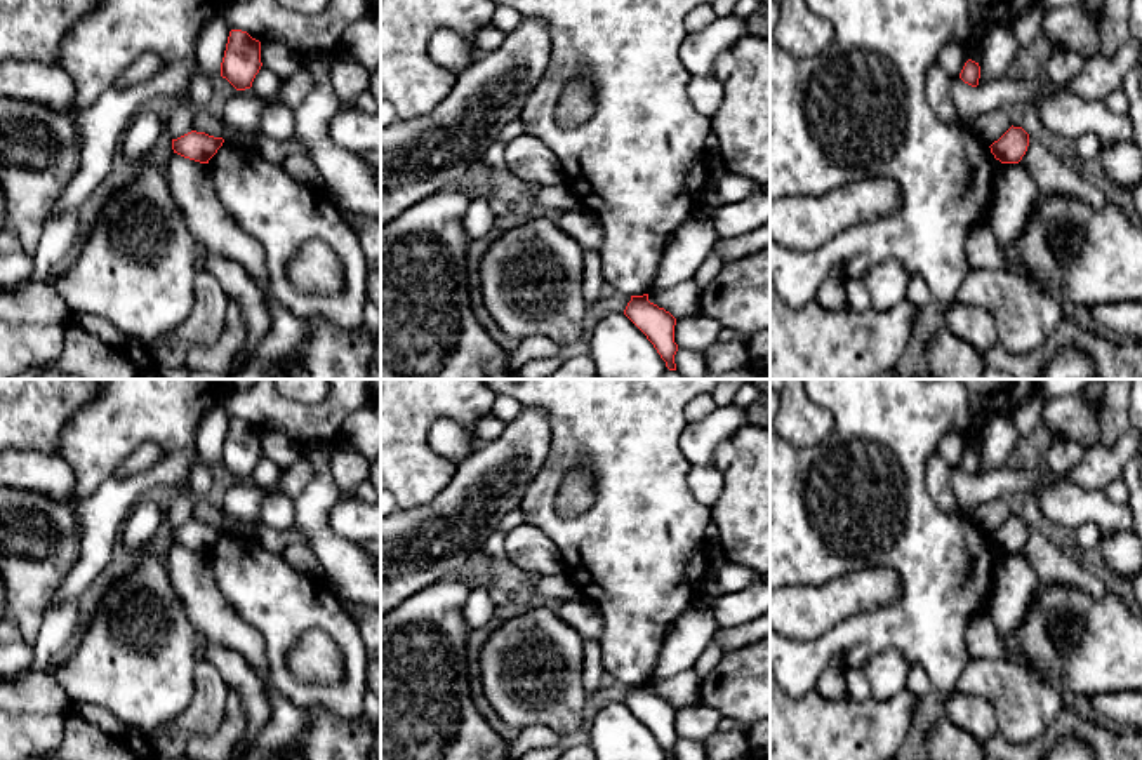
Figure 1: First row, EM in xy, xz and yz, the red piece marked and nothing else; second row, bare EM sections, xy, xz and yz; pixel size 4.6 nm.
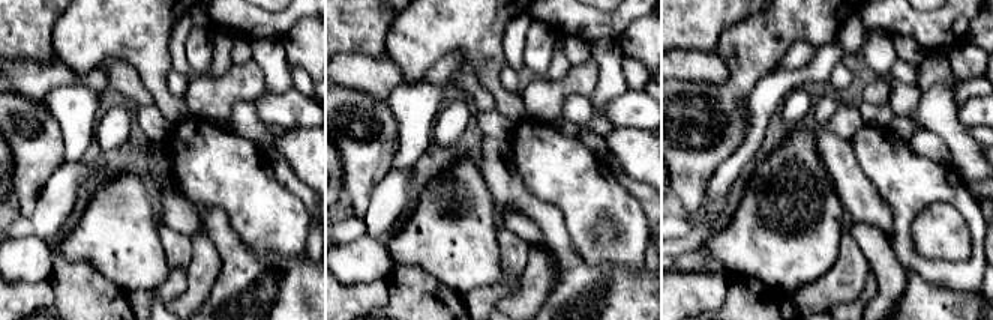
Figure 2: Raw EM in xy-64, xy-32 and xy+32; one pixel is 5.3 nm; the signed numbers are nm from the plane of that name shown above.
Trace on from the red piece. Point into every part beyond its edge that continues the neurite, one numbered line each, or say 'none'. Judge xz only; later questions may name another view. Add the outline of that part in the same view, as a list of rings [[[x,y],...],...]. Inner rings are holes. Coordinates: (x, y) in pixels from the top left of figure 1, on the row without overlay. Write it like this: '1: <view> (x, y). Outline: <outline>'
none

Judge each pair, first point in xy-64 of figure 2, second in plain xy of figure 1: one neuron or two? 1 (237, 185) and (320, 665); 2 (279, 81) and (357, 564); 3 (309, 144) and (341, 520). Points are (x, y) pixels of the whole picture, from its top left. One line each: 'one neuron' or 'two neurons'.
1: two neurons
2: one neuron
3: two neurons

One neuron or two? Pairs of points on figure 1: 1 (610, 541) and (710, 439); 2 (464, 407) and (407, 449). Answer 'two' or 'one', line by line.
1: two
2: one

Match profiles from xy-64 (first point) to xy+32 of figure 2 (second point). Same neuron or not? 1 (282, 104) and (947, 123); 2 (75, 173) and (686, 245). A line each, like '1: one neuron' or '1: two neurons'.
1: two neurons
2: one neuron

